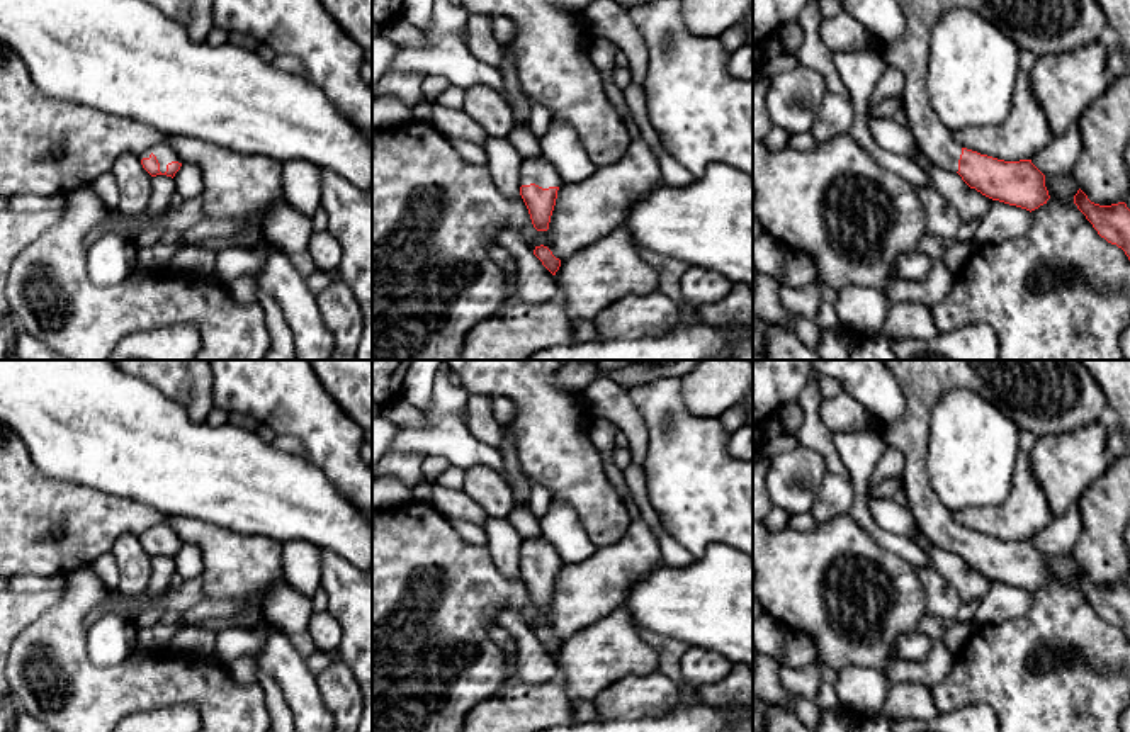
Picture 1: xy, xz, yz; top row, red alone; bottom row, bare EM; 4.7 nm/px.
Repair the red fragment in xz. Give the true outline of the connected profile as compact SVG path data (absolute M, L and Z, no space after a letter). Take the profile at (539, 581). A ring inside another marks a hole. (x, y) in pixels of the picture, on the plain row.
M542 537L522 542L520 576L537 611L547 611L562 560L556 549Z

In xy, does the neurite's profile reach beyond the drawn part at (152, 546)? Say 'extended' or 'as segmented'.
extended

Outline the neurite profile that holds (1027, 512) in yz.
M1023 450L1016 460L1016 479L1004 503L958 510L953 518L962 528L1004 542L1030 540L1054 521L1045 491L1031 472L1030 453Z

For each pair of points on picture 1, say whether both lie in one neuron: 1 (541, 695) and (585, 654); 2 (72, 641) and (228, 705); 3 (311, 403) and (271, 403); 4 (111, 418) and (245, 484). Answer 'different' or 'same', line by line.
1: different
2: same
3: same
4: same

